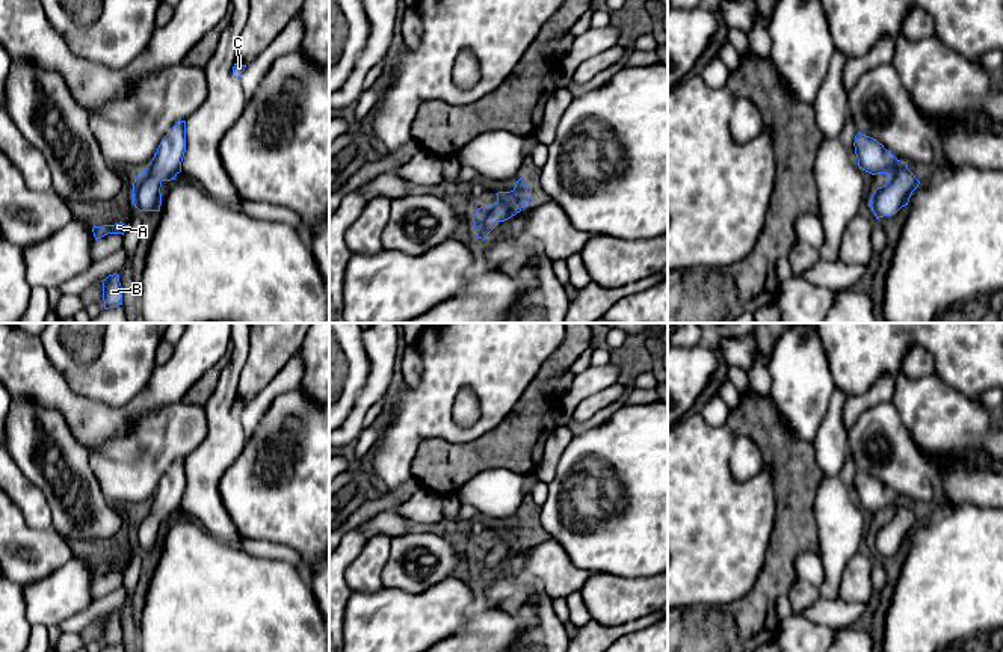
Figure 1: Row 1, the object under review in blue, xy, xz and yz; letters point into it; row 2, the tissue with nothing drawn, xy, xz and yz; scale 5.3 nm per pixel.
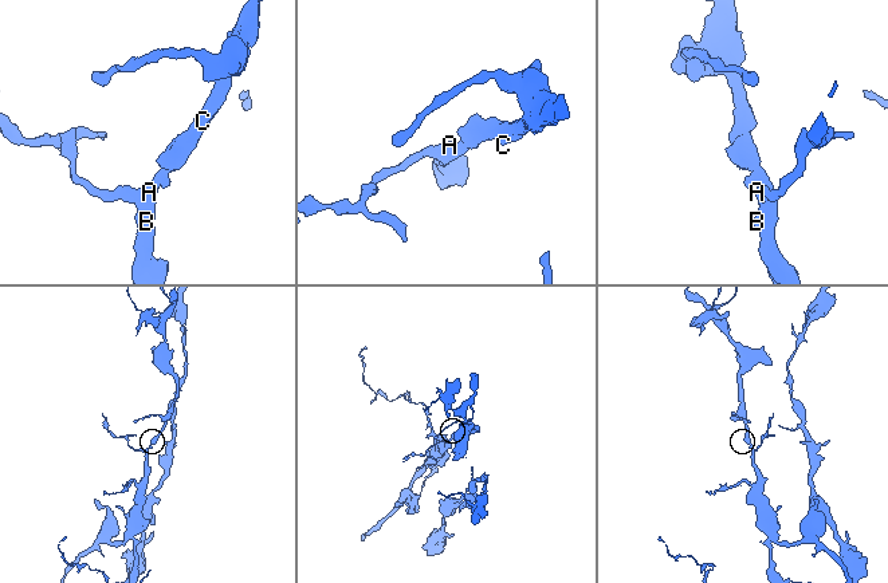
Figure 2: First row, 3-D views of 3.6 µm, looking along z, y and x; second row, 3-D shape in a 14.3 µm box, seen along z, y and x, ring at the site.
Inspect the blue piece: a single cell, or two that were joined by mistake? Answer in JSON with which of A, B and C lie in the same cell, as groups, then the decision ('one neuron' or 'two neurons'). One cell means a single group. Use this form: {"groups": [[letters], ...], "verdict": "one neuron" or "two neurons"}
{"groups": [["A", "B", "C"]], "verdict": "one neuron"}

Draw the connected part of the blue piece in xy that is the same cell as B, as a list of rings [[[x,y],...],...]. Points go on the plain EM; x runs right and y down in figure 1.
[[[109,613],[103,620],[103,638],[104,647],[116,646],[122,643],[122,625],[119,620],[119,613]]]

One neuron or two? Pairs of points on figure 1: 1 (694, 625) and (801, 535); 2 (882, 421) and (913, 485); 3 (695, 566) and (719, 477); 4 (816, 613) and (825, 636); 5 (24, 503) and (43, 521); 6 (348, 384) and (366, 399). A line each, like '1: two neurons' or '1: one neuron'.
1: one neuron
2: one neuron
3: one neuron
4: two neurons
5: one neuron
6: two neurons

